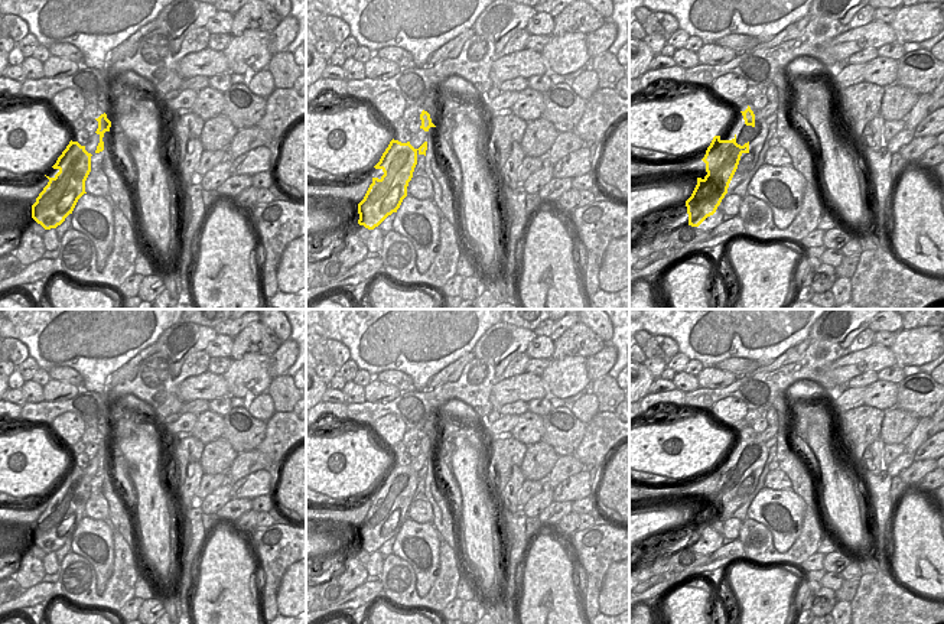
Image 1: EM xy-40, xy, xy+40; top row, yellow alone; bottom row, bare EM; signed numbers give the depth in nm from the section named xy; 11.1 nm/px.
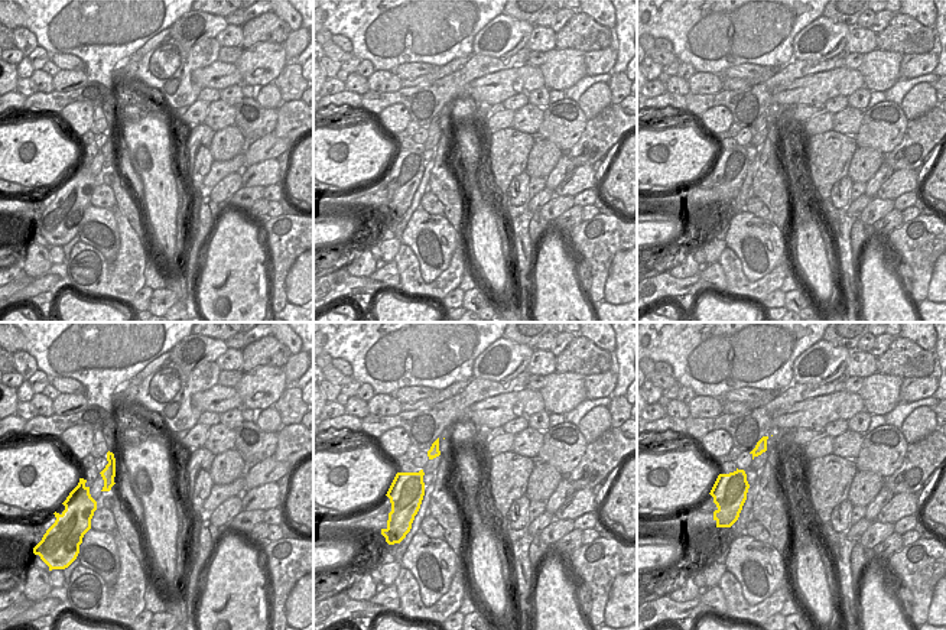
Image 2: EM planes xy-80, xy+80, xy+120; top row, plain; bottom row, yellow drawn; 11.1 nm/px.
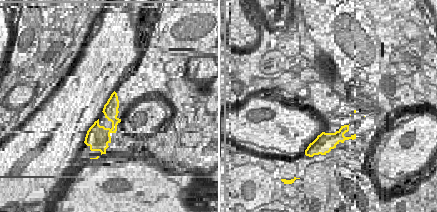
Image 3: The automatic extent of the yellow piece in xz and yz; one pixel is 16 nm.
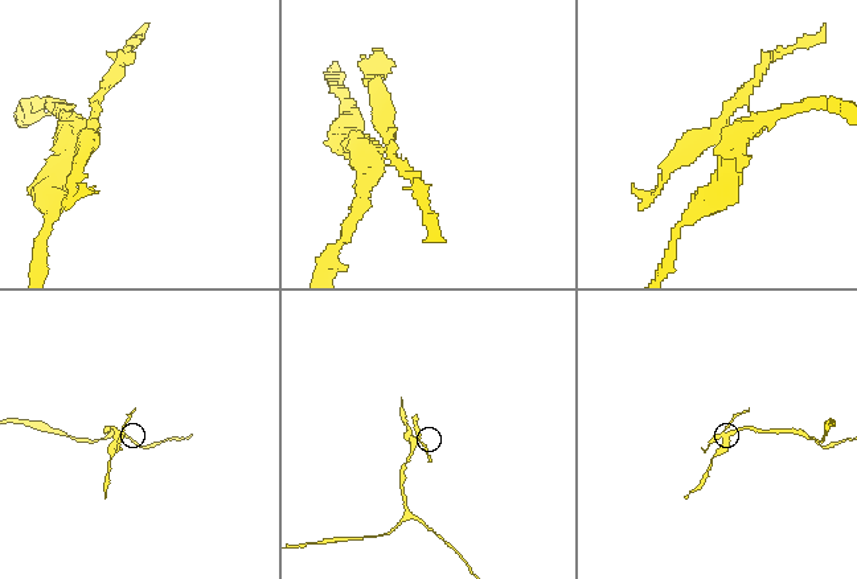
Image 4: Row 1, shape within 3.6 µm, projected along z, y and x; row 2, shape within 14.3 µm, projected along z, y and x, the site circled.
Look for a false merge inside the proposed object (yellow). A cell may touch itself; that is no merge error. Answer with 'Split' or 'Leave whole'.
Split

